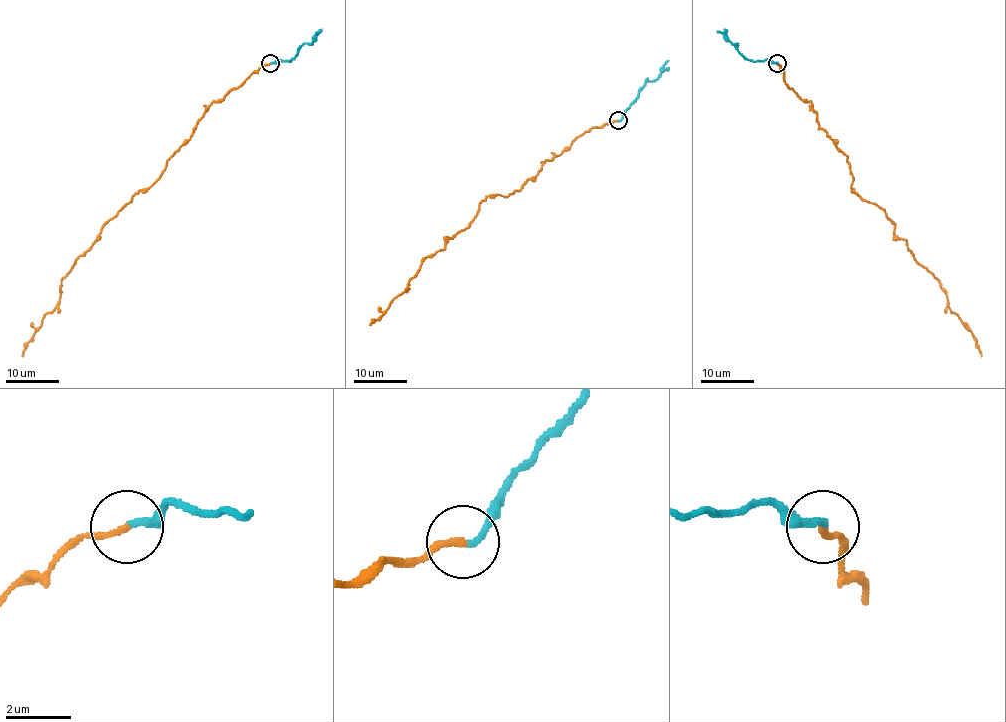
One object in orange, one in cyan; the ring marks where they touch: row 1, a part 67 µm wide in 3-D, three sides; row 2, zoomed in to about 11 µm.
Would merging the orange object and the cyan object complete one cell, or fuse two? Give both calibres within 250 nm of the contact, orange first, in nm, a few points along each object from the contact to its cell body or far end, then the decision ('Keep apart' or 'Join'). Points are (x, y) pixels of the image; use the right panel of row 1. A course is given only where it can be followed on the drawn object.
Thickness 200 nm (orange) against 220 nm. Course of orange: (777, 63), (847, 156), (851, 188), (884, 210), (894, 234), (939, 282), (982, 356). Course of cyan: (777, 63), (769, 60), (747, 60), (737, 49), (737, 44), (717, 30). Keep apart

